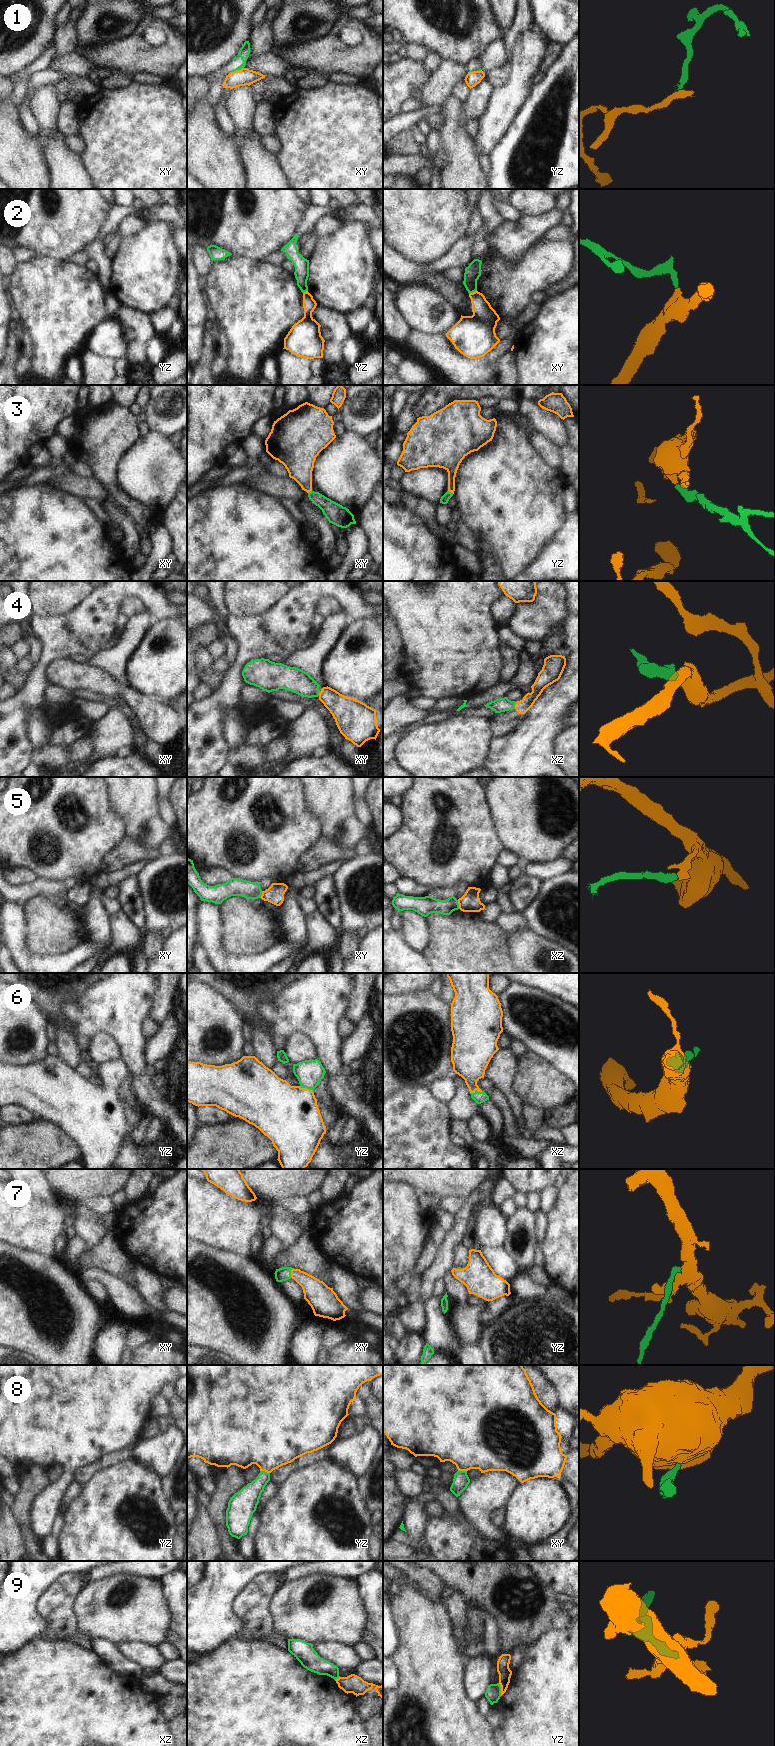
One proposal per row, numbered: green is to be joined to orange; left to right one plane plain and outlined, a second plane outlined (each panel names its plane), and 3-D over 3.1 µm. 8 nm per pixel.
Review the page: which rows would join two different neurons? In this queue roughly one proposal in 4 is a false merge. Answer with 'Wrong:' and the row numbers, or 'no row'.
Wrong: 1, 2, 5, 9

